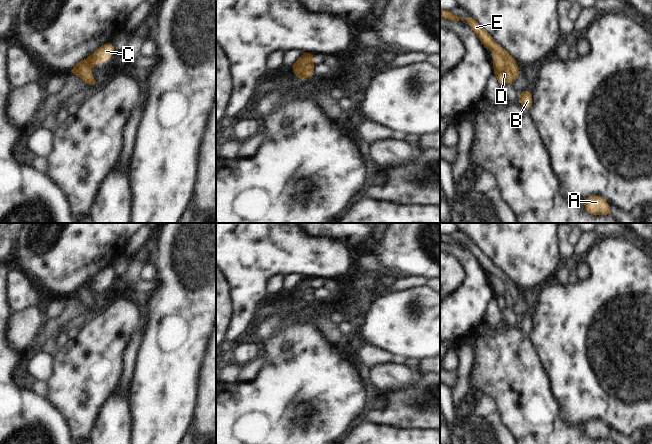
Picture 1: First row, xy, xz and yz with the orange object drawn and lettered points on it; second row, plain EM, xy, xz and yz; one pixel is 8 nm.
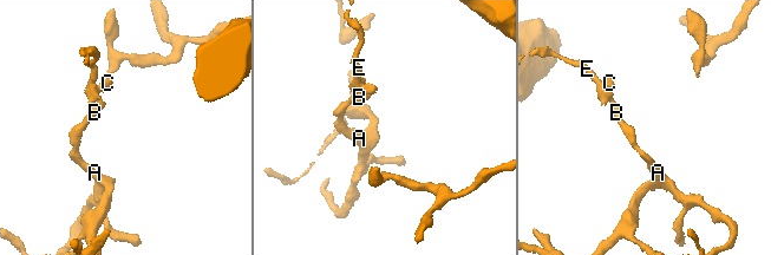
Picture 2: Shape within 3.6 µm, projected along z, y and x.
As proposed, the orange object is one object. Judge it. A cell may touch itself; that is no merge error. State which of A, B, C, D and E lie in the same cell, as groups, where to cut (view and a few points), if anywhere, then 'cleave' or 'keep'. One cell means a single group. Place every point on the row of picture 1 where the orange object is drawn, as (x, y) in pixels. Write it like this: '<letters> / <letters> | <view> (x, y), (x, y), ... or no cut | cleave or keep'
A B C D E | no cut | keep

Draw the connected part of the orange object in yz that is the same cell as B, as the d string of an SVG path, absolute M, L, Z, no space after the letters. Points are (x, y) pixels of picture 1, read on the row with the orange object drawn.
M524 91L520 93L519 101L521 105L526 109L530 111L530 108L532 106L532 96L533 92L531 91Z

